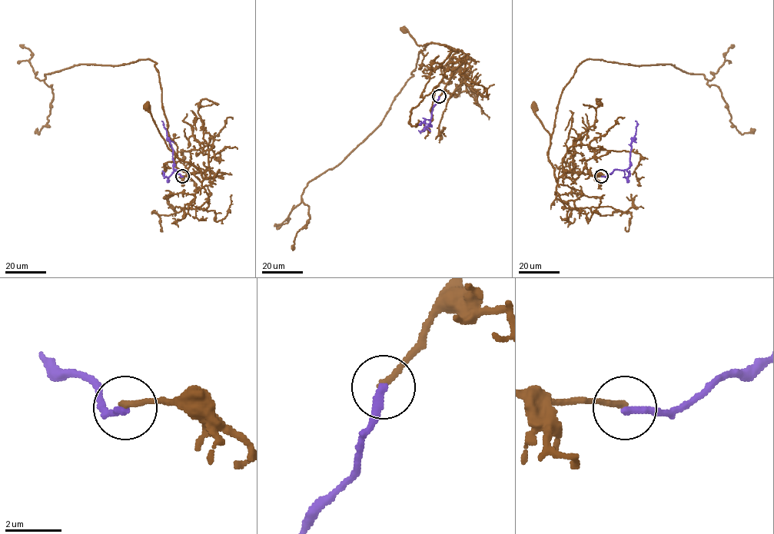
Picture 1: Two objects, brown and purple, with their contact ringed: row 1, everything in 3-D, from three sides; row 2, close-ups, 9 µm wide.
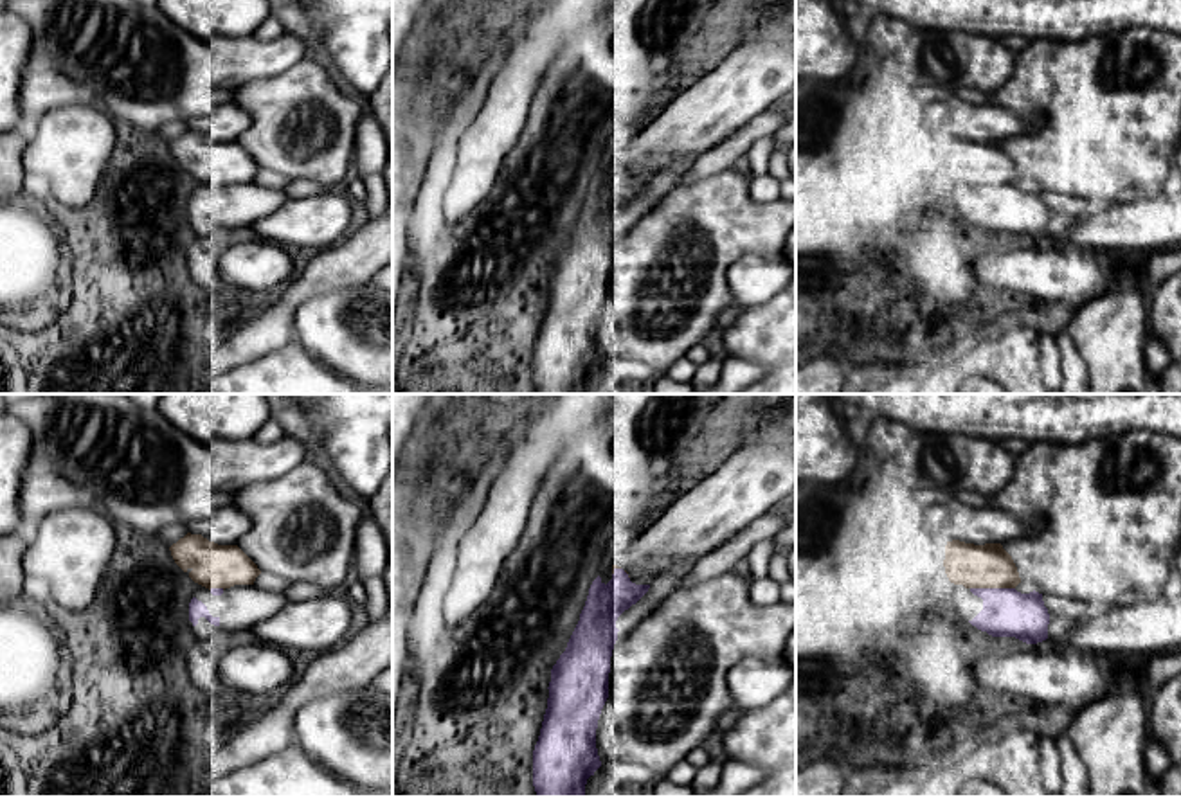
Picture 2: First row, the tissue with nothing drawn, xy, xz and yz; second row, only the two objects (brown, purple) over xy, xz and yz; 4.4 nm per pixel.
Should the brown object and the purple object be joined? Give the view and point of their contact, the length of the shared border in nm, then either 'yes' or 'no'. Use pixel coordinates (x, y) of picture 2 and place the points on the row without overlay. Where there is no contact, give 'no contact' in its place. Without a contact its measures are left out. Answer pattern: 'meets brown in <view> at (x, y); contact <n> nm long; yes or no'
meets brown in yz at (992, 184); contact 200 nm long; yes

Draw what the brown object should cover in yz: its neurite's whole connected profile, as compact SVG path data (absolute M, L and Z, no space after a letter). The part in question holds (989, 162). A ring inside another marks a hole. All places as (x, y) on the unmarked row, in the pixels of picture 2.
M947 139L943 164L951 180L963 182L983 196L983 207L969 218L972 223L992 234L1015 234L1026 241L1048 236L1050 210L1042 191L1015 187L1021 175L1001 140Z

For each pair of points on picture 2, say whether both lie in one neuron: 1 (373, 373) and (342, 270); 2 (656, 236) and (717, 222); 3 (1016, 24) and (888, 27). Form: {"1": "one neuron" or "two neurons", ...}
{"1": "two neurons", "2": "one neuron", "3": "two neurons"}

